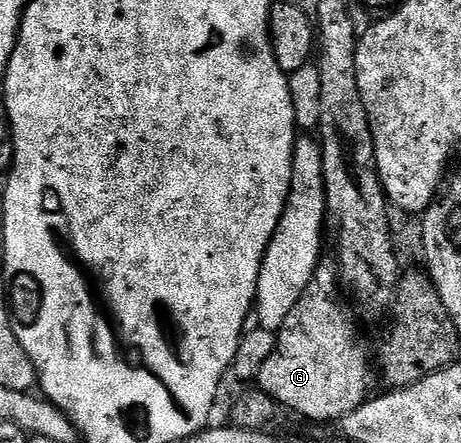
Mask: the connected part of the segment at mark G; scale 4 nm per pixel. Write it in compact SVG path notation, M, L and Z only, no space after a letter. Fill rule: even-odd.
M322 259L317 266L317 273L313 282L303 290L303 298L291 310L287 322L283 322L277 336L277 351L271 354L261 367L256 383L260 391L266 392L273 400L277 401L282 409L290 408L309 420L333 420L340 422L347 414L359 410L370 399L369 387L375 380L375 368L371 363L371 348L365 345L357 324L349 320L345 313L345 304L341 301L342 289L339 287L339 268L332 259Z

